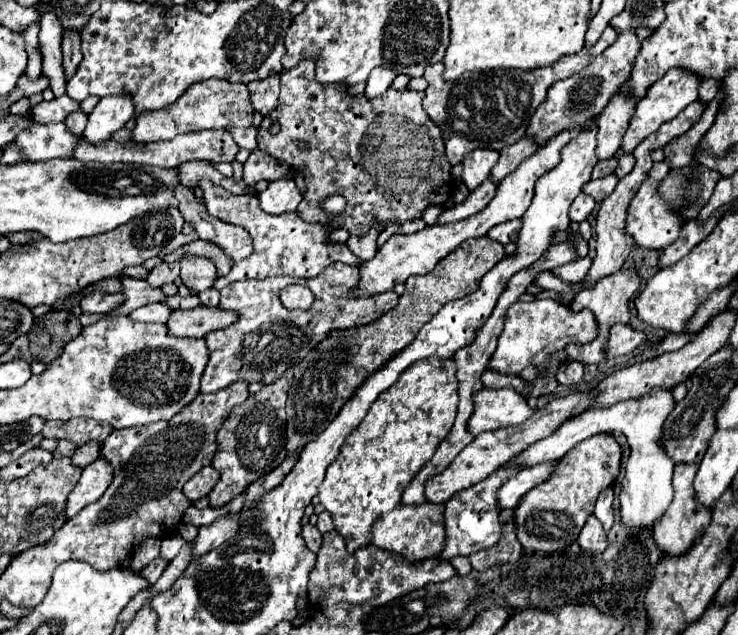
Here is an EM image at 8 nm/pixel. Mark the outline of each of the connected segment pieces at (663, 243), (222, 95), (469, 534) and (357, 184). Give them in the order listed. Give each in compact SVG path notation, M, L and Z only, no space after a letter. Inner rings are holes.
M646 179L642 183L642 187L638 189L638 193L634 195L630 209L628 209L626 231L634 237L634 243L640 247L646 247L646 249L664 249L678 239L680 229L682 229L682 223L680 223L678 215L674 215L668 207L664 207L664 201L658 195L658 181Z
M210 79L200 81L188 87L176 103L160 109L160 111L144 111L144 115L136 117L134 141L150 143L150 141L170 141L180 133L192 133L202 129L232 129L232 127L252 127L252 101L250 91L244 83L230 83L226 79Z
M508 467L508 469L498 469L484 481L458 491L452 495L452 499L444 505L444 527L446 527L446 545L442 551L442 559L452 559L456 555L470 555L474 551L480 551L484 547L492 547L496 539L500 539L500 523L498 523L498 503L496 503L496 491L500 483L508 481L512 475L516 475L518 469Z
M302 59L296 67L292 69L284 69L280 73L280 99L278 99L278 107L264 117L260 129L258 129L258 149L262 151L268 151L272 157L288 163L292 169L304 173L304 179L306 179L306 193L304 193L304 199L300 201L298 205L298 215L308 221L308 223L324 223L328 221L328 217L324 215L324 211L320 209L320 199L326 199L328 195L342 195L346 197L348 205L346 205L346 211L342 215L338 215L338 227L346 229L350 235L366 235L368 229L372 227L374 221L380 221L384 225L392 225L392 223L404 223L408 219L416 219L422 215L422 211L428 207L428 205L444 205L446 199L450 199L452 195L452 177L450 177L450 169L452 165L448 163L446 155L444 155L444 141L442 141L442 133L440 129L428 119L424 107L422 107L422 99L424 99L424 91L410 91L410 89L404 89L404 91L396 91L396 89L388 89L384 95L380 97L374 97L374 99L368 99L366 95L348 95L348 87L342 85L342 83L330 83L330 85L322 85L316 81L316 61L314 59ZM272 123L278 123L280 125L280 133L278 135L272 135L268 129ZM298 143L308 143L308 151L302 151L298 149Z

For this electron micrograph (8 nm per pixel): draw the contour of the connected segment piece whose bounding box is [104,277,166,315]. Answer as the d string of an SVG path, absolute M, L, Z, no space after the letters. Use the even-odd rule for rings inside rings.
M122 277L122 283L124 283L122 293L126 295L126 303L104 315L129 315L134 309L138 309L142 305L162 303L166 299L166 295L162 293L162 289L154 289L154 287L150 287L142 279Z

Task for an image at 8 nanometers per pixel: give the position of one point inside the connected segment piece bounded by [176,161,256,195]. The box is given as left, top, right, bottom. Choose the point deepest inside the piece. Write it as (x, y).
(189, 173)

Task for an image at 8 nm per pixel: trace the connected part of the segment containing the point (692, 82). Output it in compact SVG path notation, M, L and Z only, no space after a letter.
M680 67L676 69L670 69L662 79L658 79L646 93L646 97L640 99L638 107L636 107L636 113L630 121L630 127L628 131L624 133L624 141L622 141L622 147L626 153L632 153L636 149L636 145L640 143L640 139L648 137L652 131L658 131L658 127L670 119L674 119L686 105L694 103L698 99L698 87L702 83L702 77L700 75L694 75L692 71L684 71Z

